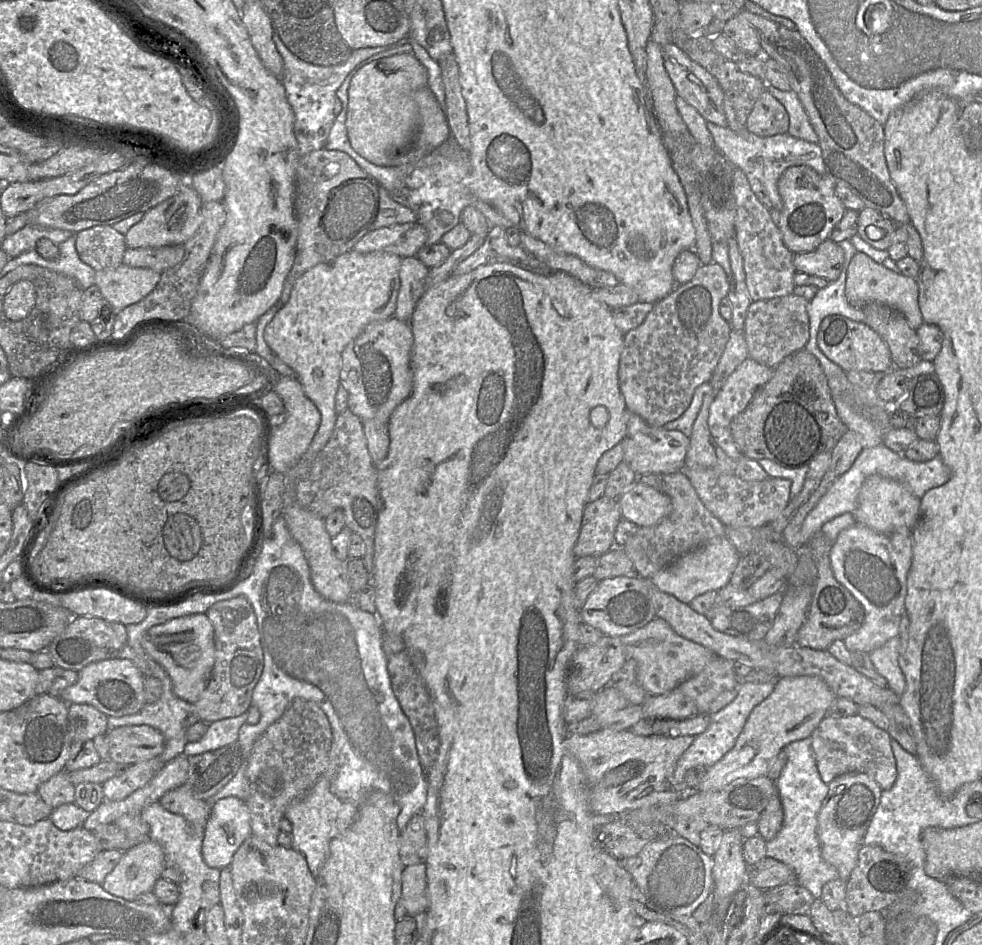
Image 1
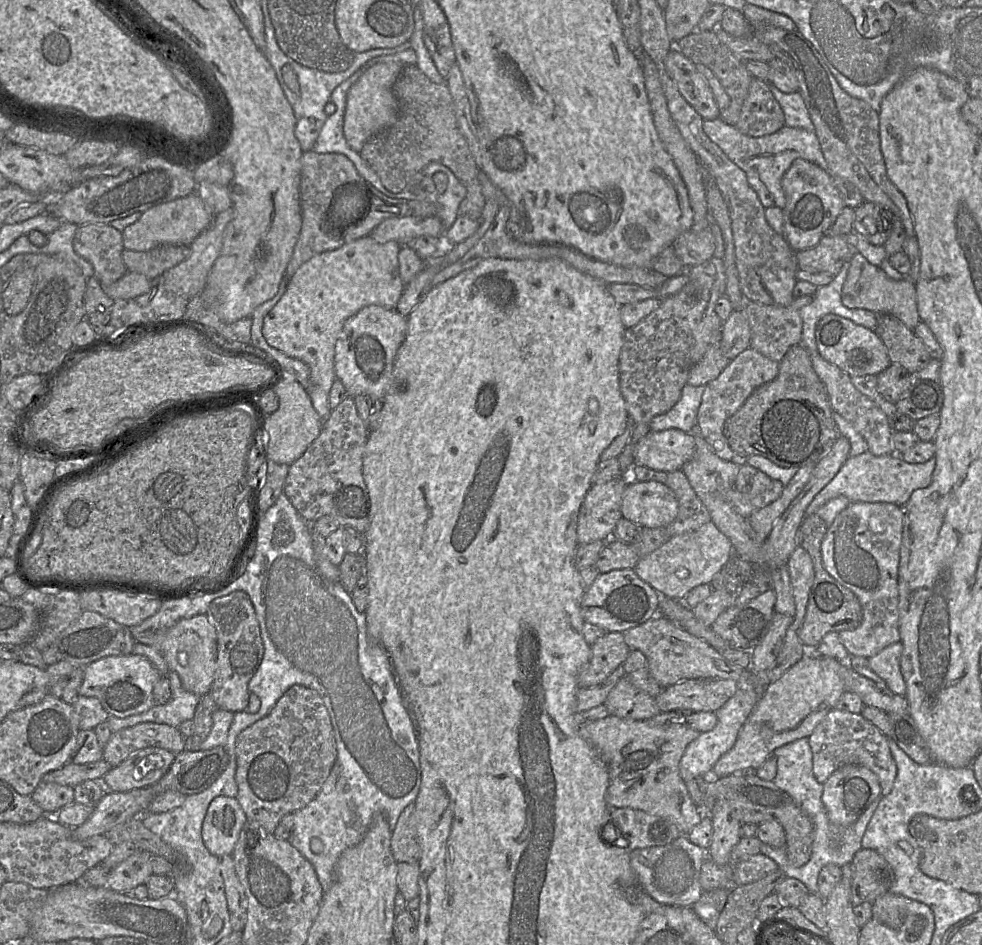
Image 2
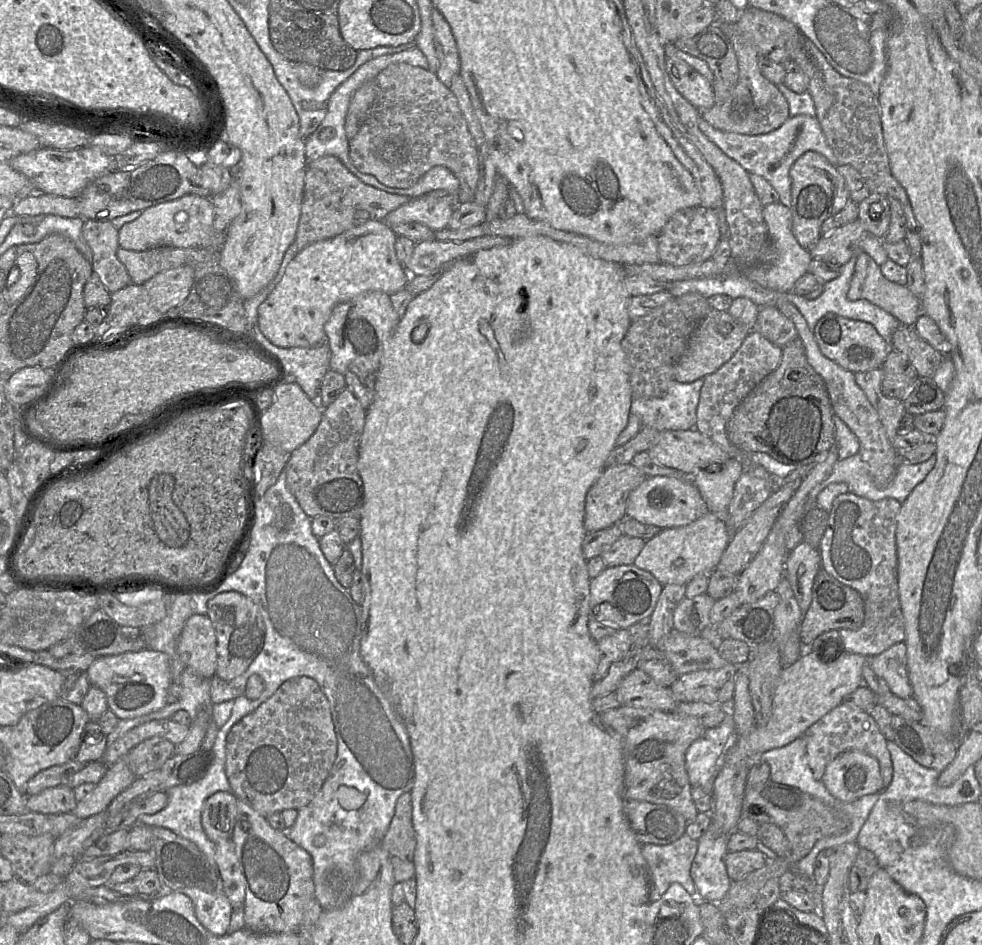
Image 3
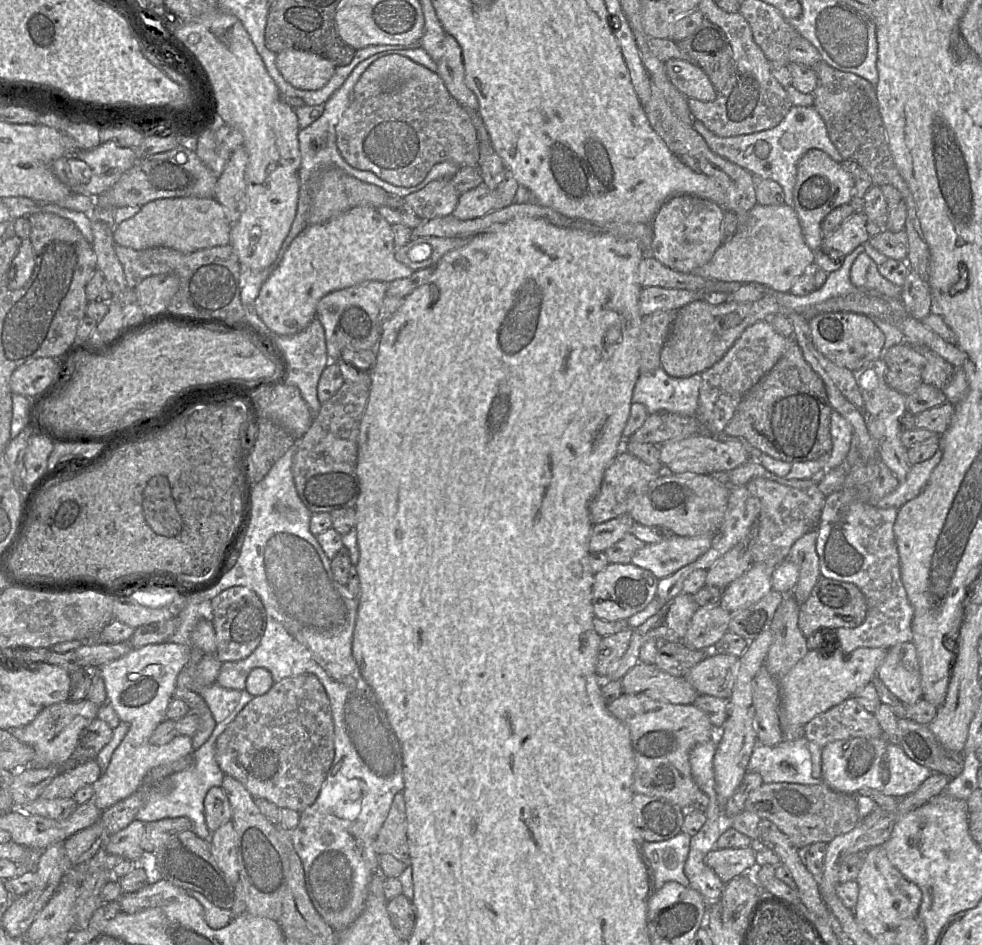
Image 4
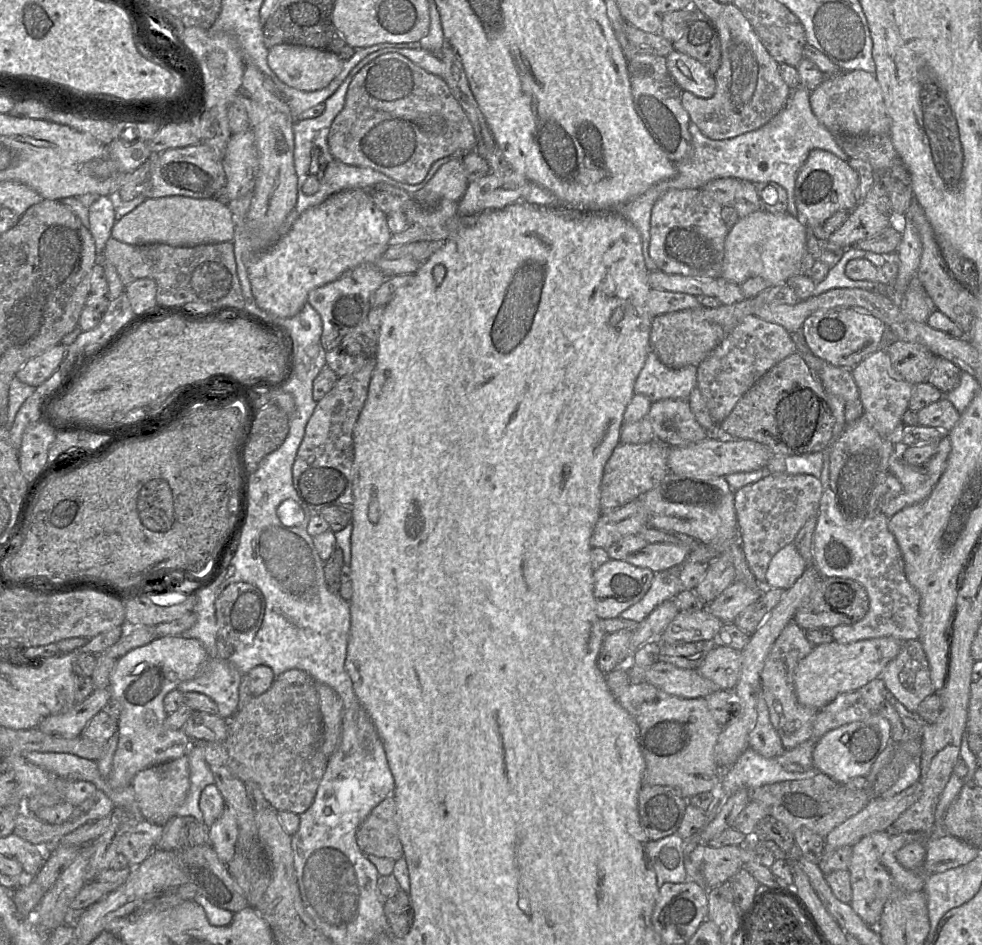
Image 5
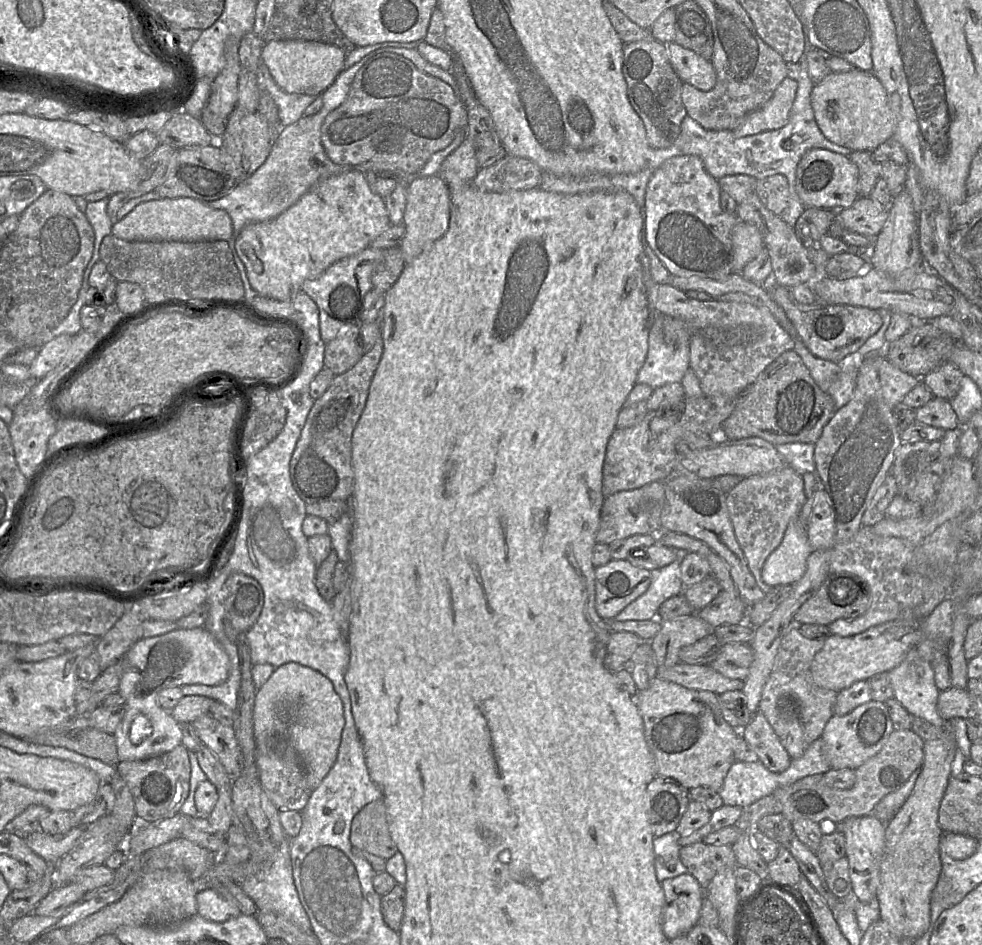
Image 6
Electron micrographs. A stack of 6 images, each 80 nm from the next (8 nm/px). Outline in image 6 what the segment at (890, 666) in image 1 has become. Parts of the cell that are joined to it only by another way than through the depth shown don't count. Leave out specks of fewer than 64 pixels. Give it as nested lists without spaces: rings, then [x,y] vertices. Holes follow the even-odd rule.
[[[916,646],[888,673],[894,691],[893,698],[910,715],[925,719],[937,728],[946,728],[947,722],[937,709],[940,691],[935,685],[934,670],[931,663],[920,657]]]

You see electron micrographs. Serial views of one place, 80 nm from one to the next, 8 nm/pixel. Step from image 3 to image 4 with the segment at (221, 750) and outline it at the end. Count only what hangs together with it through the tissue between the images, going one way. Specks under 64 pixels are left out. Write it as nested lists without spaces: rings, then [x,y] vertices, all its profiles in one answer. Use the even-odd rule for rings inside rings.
[[[242,691],[239,703],[234,711],[224,721],[217,723],[211,737],[205,744],[192,752],[192,756],[194,757],[193,766],[171,775],[171,790],[169,792],[156,790],[154,785],[144,785],[143,782],[140,784],[135,792],[140,791],[142,806],[135,819],[144,823],[150,823],[166,818],[186,817],[193,823],[193,832],[201,839],[211,843],[212,833],[206,825],[204,816],[204,799],[212,787],[222,787],[225,775],[215,759],[216,741],[253,697],[247,691]]]

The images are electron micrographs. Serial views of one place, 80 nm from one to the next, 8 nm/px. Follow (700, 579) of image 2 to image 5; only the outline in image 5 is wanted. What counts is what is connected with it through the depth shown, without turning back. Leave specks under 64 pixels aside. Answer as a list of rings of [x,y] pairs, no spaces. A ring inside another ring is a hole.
[[[653,543],[629,554],[626,561],[631,565],[646,568],[656,573],[682,565],[689,554],[690,550],[687,547],[670,543]]]

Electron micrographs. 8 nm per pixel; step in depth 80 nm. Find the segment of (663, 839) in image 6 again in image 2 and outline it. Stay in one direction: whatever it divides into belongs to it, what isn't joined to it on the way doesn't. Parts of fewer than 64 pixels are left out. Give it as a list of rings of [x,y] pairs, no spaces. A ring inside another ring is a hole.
[[[681,835],[664,846],[632,851],[630,864],[641,888],[655,901],[666,906],[689,907],[701,898],[701,867],[707,858],[707,850],[693,844],[686,835]]]

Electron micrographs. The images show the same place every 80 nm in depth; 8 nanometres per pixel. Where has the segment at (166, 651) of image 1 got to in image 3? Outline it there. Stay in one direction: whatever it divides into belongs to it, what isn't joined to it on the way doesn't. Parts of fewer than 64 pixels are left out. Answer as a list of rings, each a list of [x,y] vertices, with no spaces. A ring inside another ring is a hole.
[[[192,615],[177,640],[177,654],[185,667],[198,676],[212,679],[217,668],[217,637],[207,615]]]

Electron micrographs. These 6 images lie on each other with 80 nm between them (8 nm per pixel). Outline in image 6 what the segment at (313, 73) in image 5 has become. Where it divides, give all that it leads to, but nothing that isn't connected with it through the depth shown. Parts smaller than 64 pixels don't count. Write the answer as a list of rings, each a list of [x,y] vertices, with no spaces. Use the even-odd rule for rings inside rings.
[[[277,40],[264,43],[261,60],[275,83],[288,93],[319,96],[344,69],[346,53],[339,47],[321,42]]]

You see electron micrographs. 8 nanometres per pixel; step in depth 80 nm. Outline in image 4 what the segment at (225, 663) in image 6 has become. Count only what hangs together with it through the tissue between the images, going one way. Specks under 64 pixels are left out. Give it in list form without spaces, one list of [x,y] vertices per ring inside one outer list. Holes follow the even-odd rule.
[[[164,642],[150,644],[139,649],[133,649],[125,656],[99,667],[99,672],[104,680],[107,702],[116,711],[120,720],[129,725],[129,730],[121,744],[114,751],[107,770],[93,784],[95,805],[102,812],[115,803],[133,794],[143,782],[148,772],[160,765],[174,762],[192,753],[192,738],[189,736],[176,735],[168,744],[156,746],[150,743],[150,737],[156,728],[166,719],[168,705],[173,698],[176,689],[176,681],[179,673],[191,658],[191,645]]]

